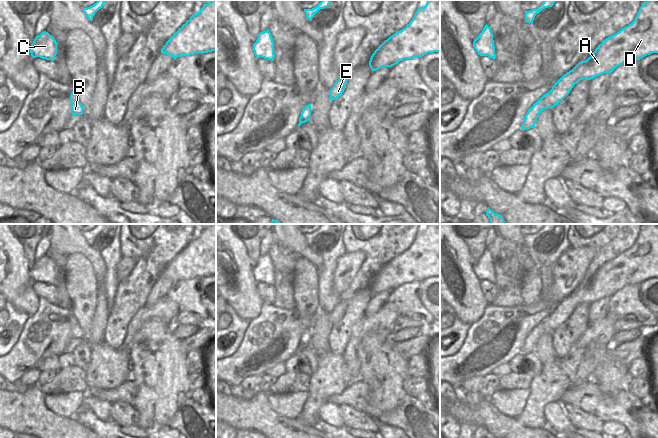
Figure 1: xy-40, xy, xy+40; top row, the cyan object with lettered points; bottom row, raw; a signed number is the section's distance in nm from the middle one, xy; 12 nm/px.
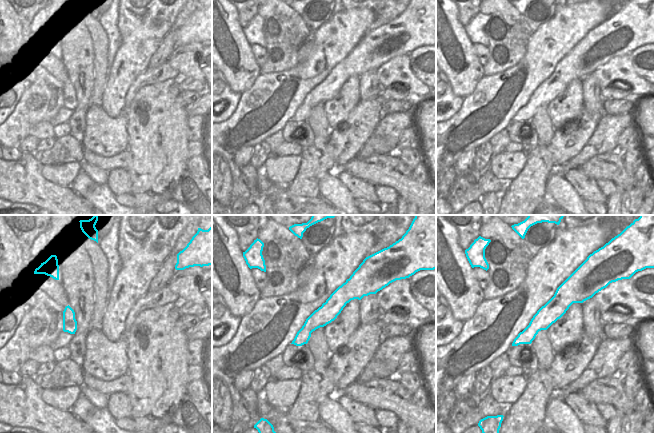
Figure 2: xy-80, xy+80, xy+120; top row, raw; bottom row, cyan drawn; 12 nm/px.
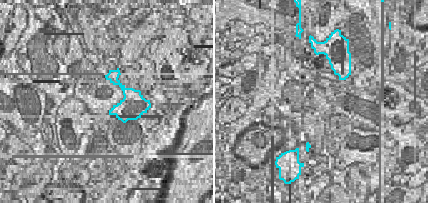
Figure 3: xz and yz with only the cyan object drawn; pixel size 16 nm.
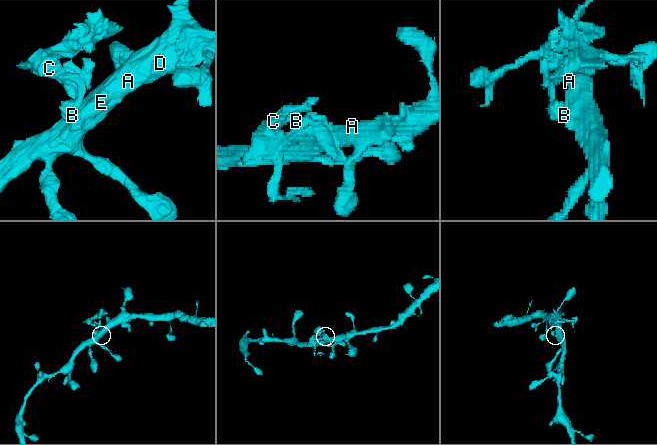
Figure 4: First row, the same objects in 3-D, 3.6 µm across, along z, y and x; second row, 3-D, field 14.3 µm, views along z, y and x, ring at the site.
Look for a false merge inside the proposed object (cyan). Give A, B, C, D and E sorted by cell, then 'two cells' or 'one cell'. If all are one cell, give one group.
A D E / B C; two cells

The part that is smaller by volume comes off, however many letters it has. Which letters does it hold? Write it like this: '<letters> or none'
B, C

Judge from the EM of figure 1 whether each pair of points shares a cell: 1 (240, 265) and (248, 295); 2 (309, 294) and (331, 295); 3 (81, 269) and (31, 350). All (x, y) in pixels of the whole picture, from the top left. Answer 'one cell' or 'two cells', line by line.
1: one cell
2: two cells
3: two cells

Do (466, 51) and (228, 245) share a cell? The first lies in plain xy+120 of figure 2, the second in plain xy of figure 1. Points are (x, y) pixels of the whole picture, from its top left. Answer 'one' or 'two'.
one

